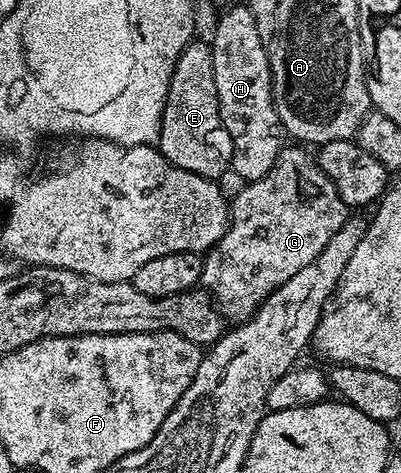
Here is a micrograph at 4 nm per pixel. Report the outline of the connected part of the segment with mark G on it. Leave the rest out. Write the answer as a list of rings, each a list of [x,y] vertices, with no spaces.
[[[285,145],[266,177],[253,179],[241,187],[244,188],[237,193],[236,199],[234,195],[230,203],[228,231],[203,256],[204,268],[200,278],[203,290],[211,295],[220,314],[232,325],[252,318],[270,293],[290,281],[298,269],[306,269],[306,265],[310,265],[310,261],[326,249],[330,237],[342,229],[350,214],[350,208],[344,204],[342,197],[338,197],[338,189],[334,189],[334,181],[330,181],[330,177],[326,177],[316,164],[313,152],[300,145]]]

